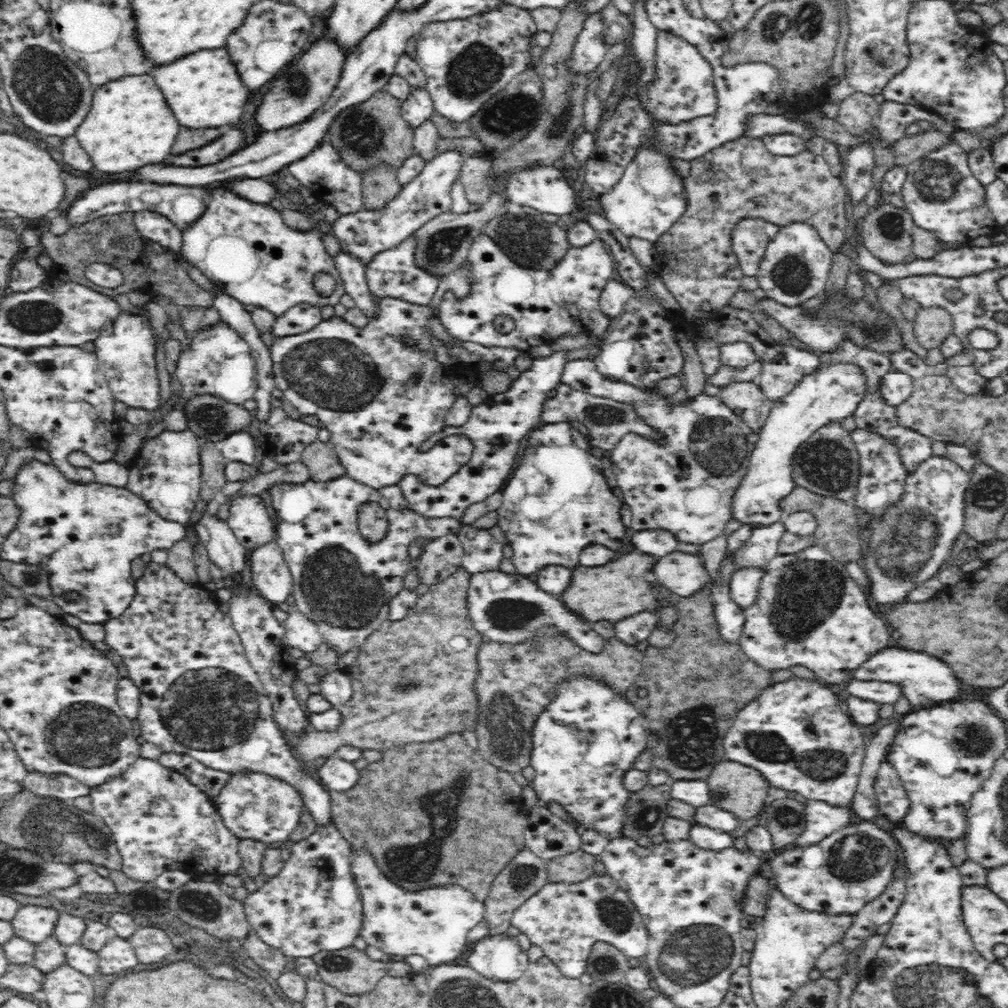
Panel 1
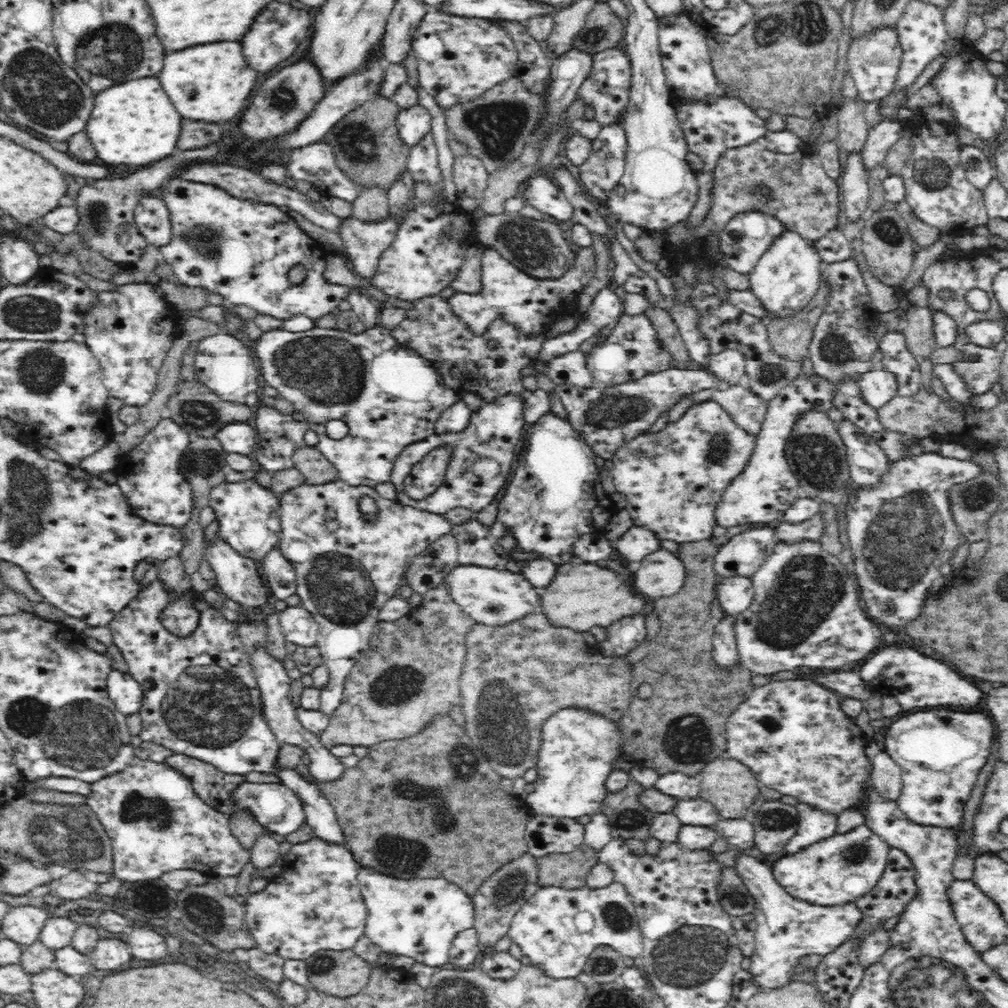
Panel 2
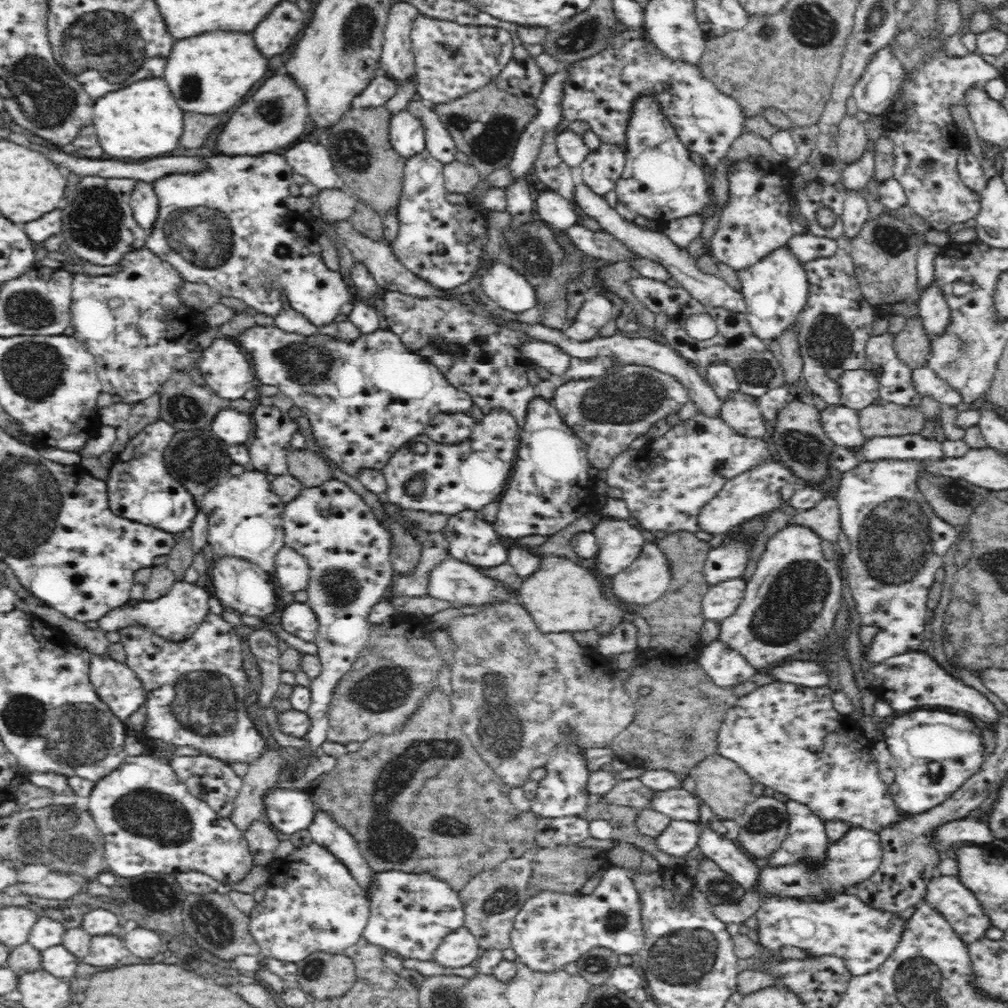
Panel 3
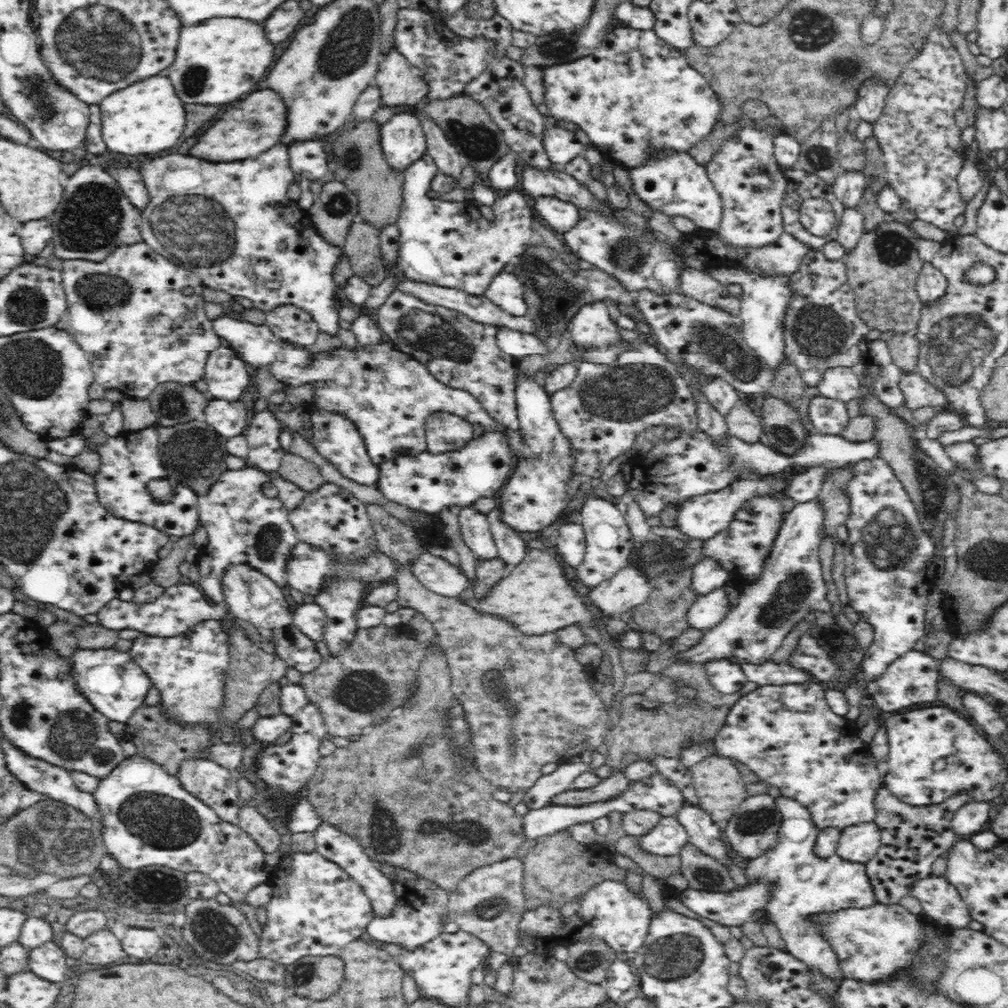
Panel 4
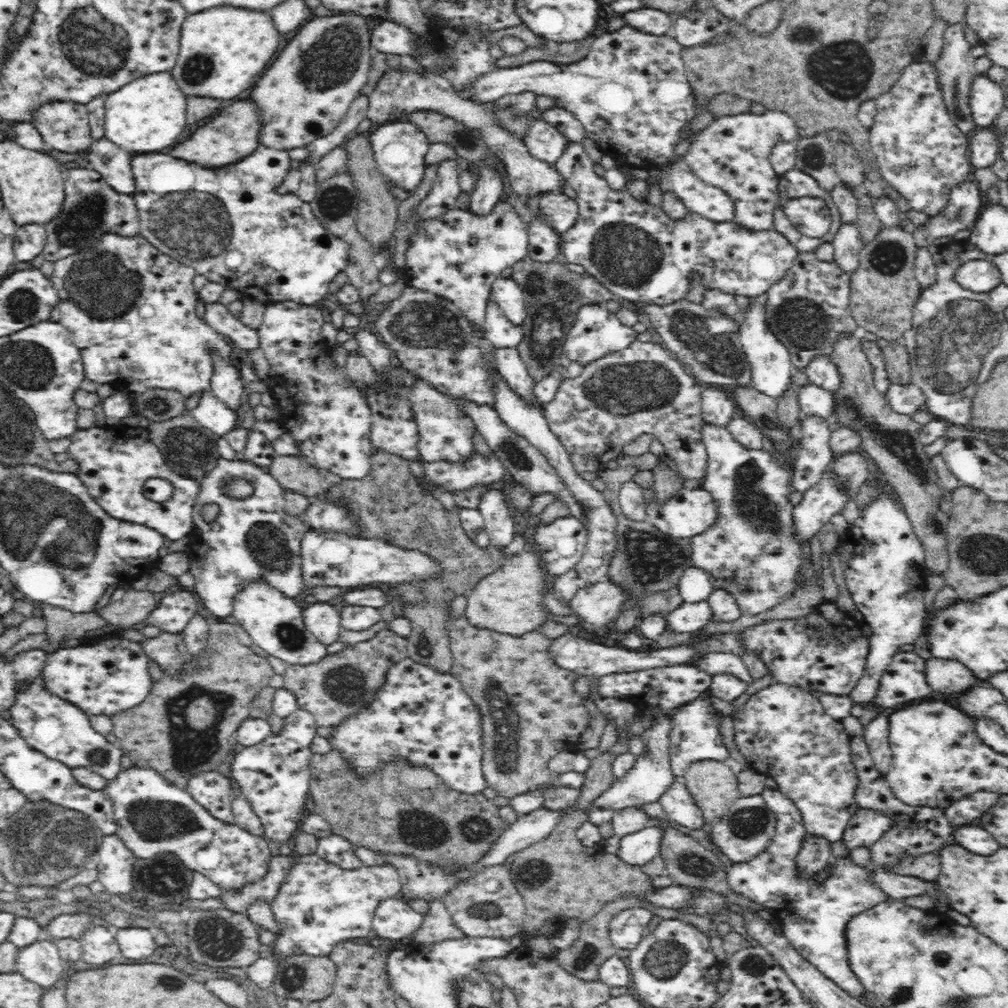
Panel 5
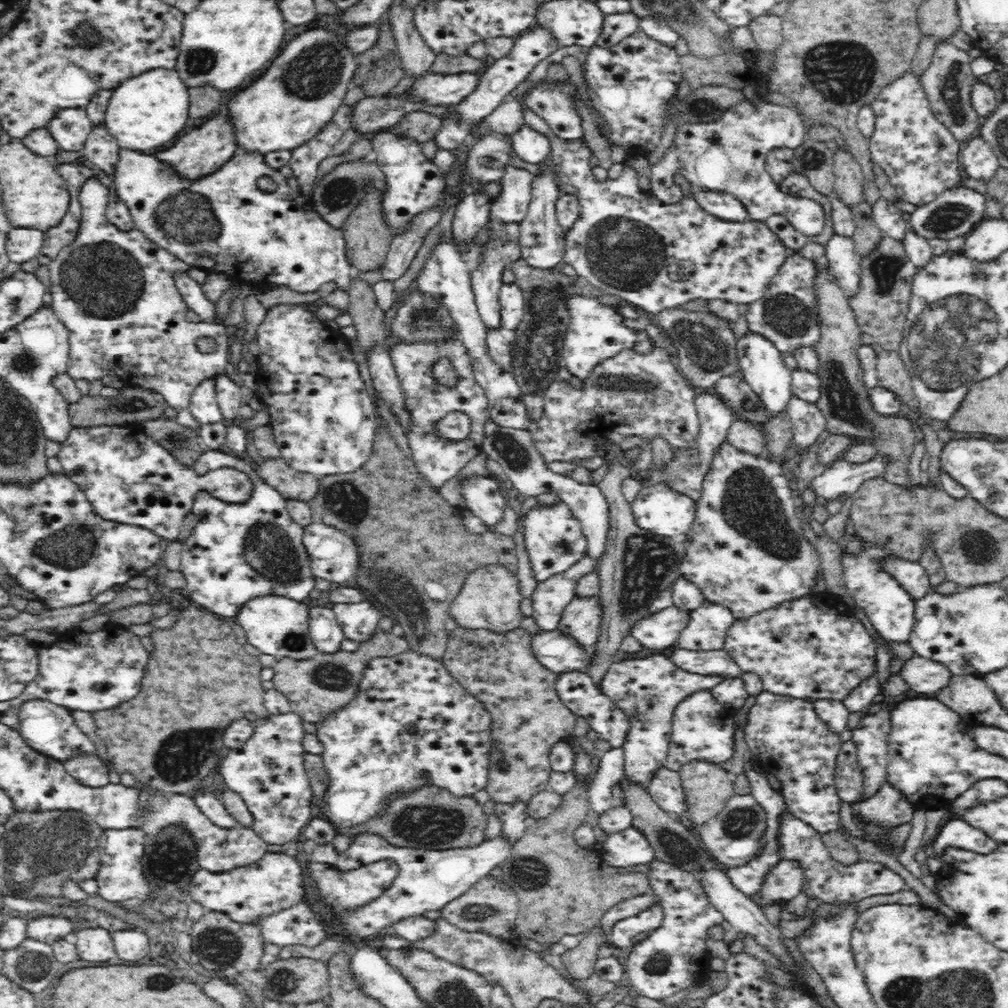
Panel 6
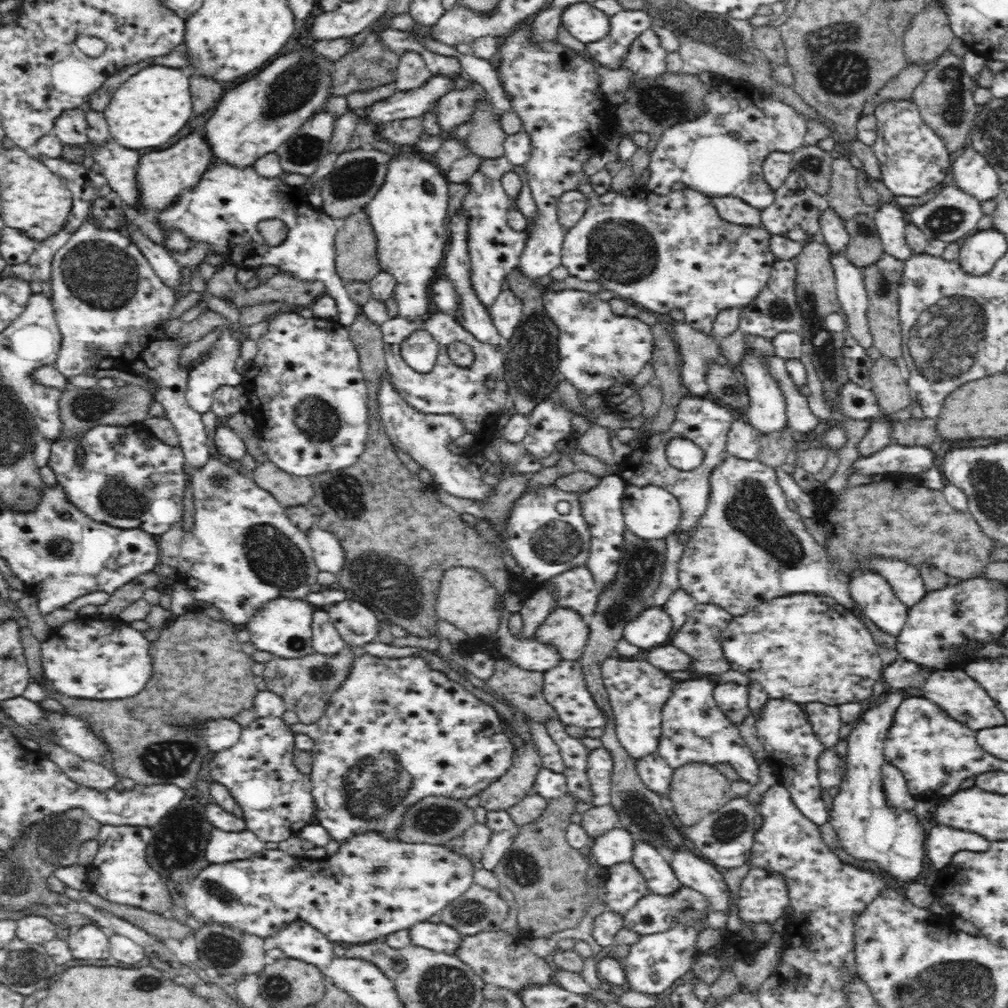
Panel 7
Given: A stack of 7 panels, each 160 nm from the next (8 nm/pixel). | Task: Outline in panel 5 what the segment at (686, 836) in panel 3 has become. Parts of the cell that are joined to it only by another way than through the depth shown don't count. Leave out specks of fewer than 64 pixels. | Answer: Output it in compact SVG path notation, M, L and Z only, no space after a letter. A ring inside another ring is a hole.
M651 824L640 832L621 837L618 857L628 864L641 867L659 854L662 840L664 840L664 827Z

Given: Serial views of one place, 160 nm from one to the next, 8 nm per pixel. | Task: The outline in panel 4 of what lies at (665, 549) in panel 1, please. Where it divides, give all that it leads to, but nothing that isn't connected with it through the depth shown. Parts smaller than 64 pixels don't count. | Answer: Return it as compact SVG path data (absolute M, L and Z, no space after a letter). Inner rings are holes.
M594 493L583 500L579 512L587 541L587 552L584 563L576 567L576 579L584 586L594 588L629 564L634 550L633 535L618 507Z

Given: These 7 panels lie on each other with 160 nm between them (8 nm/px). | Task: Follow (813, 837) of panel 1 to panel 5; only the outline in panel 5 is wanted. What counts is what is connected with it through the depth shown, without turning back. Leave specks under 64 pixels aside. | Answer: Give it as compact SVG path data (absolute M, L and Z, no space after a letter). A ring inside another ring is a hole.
M777 789L762 792L767 806L776 815L776 832L764 852L750 860L732 863L727 868L727 881L732 890L762 904L781 923L785 939L798 954L816 967L826 978L859 1001L864 1000L864 988L853 975L845 950L845 924L856 913L864 912L890 897L874 881L872 873L864 865L856 864L849 856L832 858L826 870L826 878L818 880L815 874L804 876L796 863L807 838L802 812L793 799Z

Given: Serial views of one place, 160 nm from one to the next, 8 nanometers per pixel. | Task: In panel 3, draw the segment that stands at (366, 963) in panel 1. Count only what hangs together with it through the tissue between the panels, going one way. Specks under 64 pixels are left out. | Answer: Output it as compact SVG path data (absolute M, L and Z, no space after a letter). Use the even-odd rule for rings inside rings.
M316 951L296 963L299 988L314 1000L345 996L358 980L358 968L344 953Z

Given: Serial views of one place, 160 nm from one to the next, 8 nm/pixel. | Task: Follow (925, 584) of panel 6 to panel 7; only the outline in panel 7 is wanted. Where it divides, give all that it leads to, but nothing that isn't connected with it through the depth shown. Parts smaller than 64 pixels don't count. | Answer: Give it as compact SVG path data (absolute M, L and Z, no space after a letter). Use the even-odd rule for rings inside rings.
M870 556L870 571L880 574L895 590L896 597L910 608L927 594L924 579L917 566L894 558Z

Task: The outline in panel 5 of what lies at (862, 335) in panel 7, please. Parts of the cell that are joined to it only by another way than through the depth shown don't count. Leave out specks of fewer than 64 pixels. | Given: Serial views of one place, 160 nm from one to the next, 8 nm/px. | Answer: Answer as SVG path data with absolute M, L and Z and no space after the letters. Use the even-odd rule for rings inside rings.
M842 222L831 244L834 247L833 260L844 271L851 273L857 267L860 249L865 245L865 242L860 238L857 223Z

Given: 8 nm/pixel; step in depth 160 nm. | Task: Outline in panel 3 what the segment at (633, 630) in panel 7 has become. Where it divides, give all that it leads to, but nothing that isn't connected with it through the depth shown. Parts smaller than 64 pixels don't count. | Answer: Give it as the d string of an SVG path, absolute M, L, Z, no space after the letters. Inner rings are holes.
M742 577L712 585L703 598L701 614L715 622L730 618L744 601L747 587Z

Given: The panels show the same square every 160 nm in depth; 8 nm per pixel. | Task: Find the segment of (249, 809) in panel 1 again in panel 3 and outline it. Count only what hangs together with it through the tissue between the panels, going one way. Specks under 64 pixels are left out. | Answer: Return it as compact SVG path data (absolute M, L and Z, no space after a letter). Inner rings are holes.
M276 786L274 792L270 792L263 802L268 802L272 798L274 798L274 816L268 816L268 820L278 833L294 834L309 828L316 807L307 792ZM284 808L290 808L290 816L276 816L284 814L286 812Z

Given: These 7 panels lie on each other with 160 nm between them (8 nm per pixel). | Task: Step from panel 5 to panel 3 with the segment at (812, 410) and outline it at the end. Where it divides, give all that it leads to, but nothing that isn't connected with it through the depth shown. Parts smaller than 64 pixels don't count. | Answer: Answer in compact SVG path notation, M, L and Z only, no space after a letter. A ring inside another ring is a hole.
M826 406L822 411L822 427L828 438L848 452L860 452L869 438L862 433L858 412L848 406Z

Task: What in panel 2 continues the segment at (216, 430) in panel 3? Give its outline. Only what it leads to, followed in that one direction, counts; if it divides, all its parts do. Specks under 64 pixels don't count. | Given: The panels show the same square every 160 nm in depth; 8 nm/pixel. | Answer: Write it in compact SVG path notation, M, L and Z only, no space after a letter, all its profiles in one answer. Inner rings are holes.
M249 422L226 424L215 436L226 453L250 456L256 446L256 430Z

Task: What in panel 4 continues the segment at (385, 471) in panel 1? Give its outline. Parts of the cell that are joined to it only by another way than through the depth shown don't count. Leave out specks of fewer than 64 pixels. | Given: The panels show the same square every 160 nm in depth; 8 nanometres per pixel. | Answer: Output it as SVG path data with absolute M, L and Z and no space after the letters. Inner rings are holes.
M228 315L216 318L213 321L213 330L225 344L234 349L239 357L248 365L252 365L254 369L265 370L276 380L292 388L306 386L306 384L314 386L312 403L317 408L317 413L322 416L324 414L336 416L337 414L337 416L343 416L345 420L351 422L353 428L357 430L357 434L361 436L365 450L375 465L381 465L384 461L405 454L404 450L407 450L407 454L410 455L426 450L425 421L428 416L438 412L458 415L472 424L482 425L484 430L498 429L498 431L504 431L510 437L510 448L517 458L523 457L527 451L525 444L521 441L518 429L510 430L496 422L481 407L475 396L464 389L452 388L450 385L442 383L434 373L430 372L426 365L412 355L396 349L394 343L388 341L385 337L376 344L362 345L358 343L353 349L342 346L341 348L332 348L328 352L314 352L312 354L309 347L281 340L271 332L268 325L251 324L251 322L235 319Z

